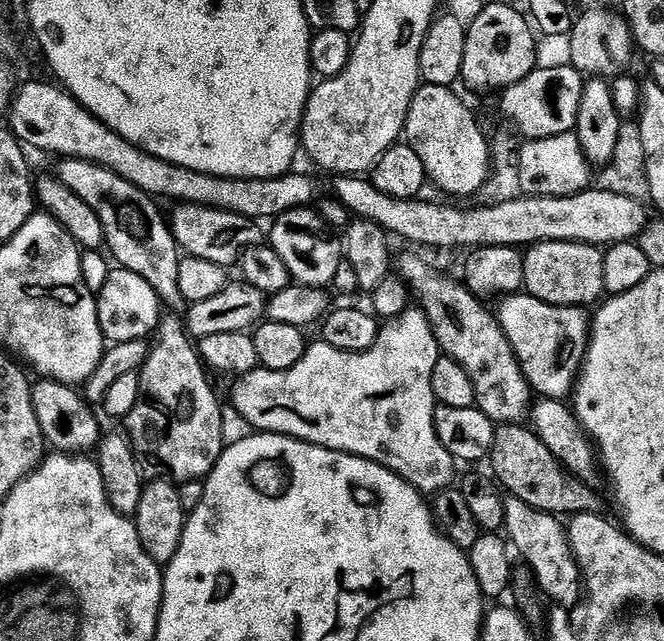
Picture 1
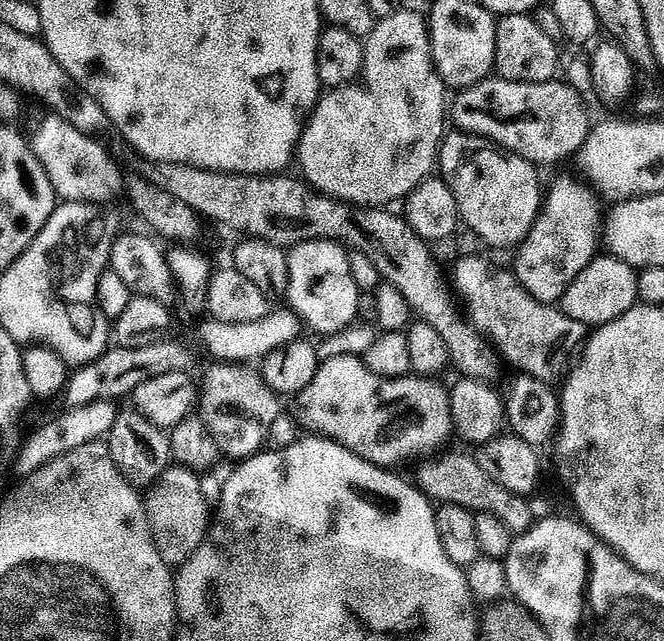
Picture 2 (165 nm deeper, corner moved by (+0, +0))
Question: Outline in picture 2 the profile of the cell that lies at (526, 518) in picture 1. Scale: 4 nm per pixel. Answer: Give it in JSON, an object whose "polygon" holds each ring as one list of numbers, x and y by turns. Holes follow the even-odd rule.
{"polygon":[[441,451,439,454,425,459,423,461,425,464,417,470,416,477,414,477,420,491,429,500,440,504,457,504,467,508,473,514,489,512,498,517,503,524,509,526,517,526,516,524,522,523,524,519,529,519,529,505,526,503,525,497,516,496,510,490,506,490,494,482,494,478,483,469,475,455,467,456,464,452,448,451]]}

